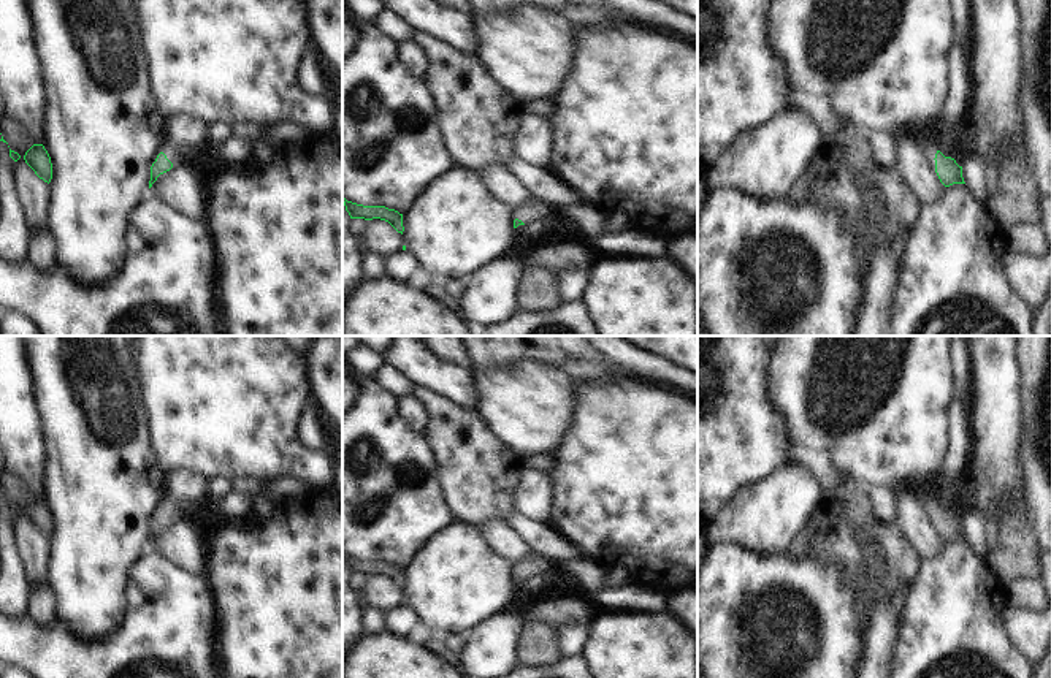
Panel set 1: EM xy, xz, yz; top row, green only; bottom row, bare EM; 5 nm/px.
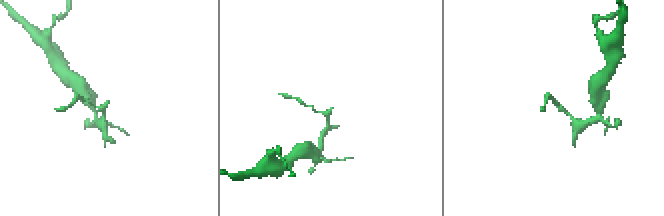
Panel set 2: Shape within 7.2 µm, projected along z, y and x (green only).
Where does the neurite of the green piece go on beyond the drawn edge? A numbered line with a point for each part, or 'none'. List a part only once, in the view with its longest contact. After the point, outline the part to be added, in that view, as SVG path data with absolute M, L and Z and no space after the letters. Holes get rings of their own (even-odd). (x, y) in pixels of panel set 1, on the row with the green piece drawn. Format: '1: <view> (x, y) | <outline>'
1: xy (173, 156) | M165 139L163 146L162 146L162 152L166 155L166 158L171 163L178 163L182 160L182 154L176 149L171 147L171 144Z

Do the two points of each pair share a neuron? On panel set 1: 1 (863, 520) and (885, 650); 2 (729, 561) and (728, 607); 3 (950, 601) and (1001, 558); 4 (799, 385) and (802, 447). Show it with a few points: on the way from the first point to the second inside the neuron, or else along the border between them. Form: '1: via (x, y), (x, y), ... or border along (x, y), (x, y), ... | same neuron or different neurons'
1: via (871, 552), (882, 594), (882, 618) | same neuron
2: via (729, 572), (729, 596) | same neuron
3: border along (985, 559), (1002, 586) | different neurons
4: via (802, 401), (802, 431) | same neuron

